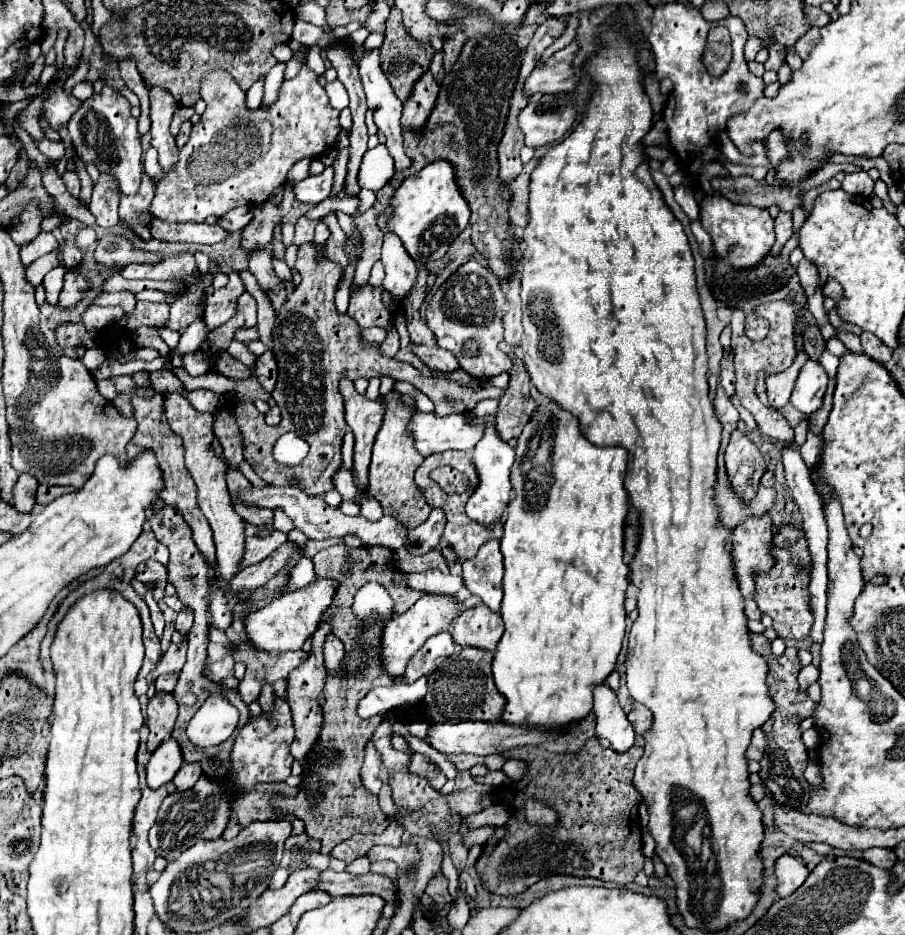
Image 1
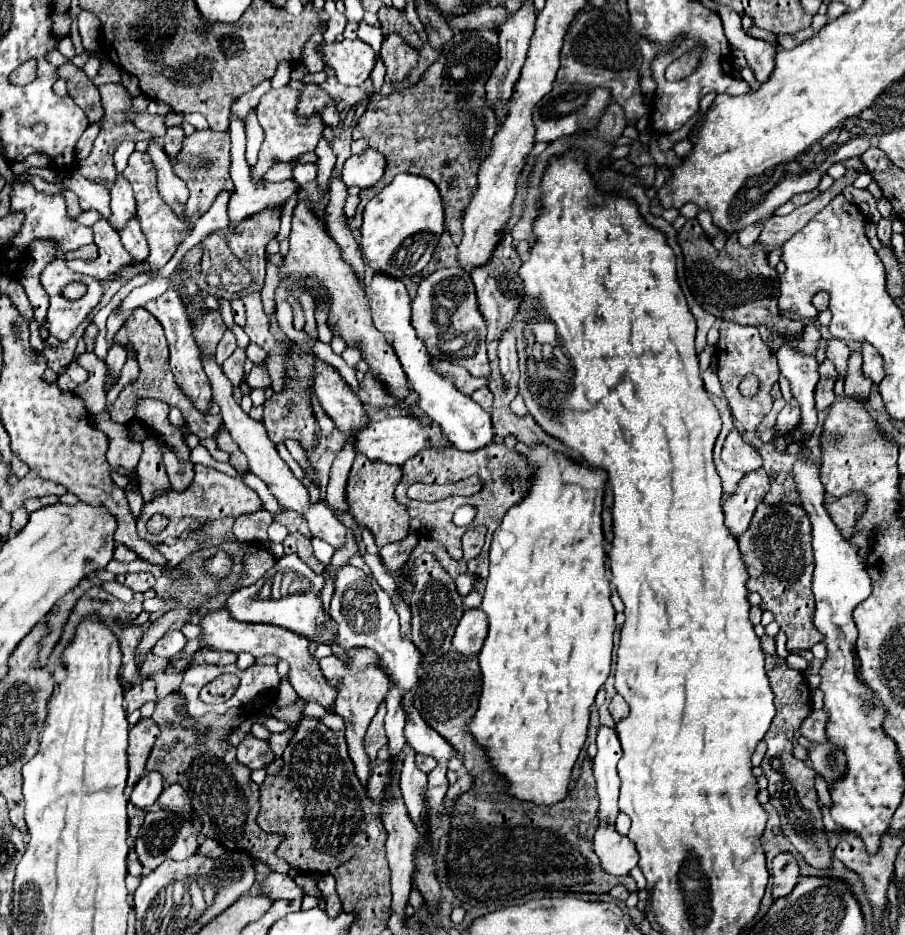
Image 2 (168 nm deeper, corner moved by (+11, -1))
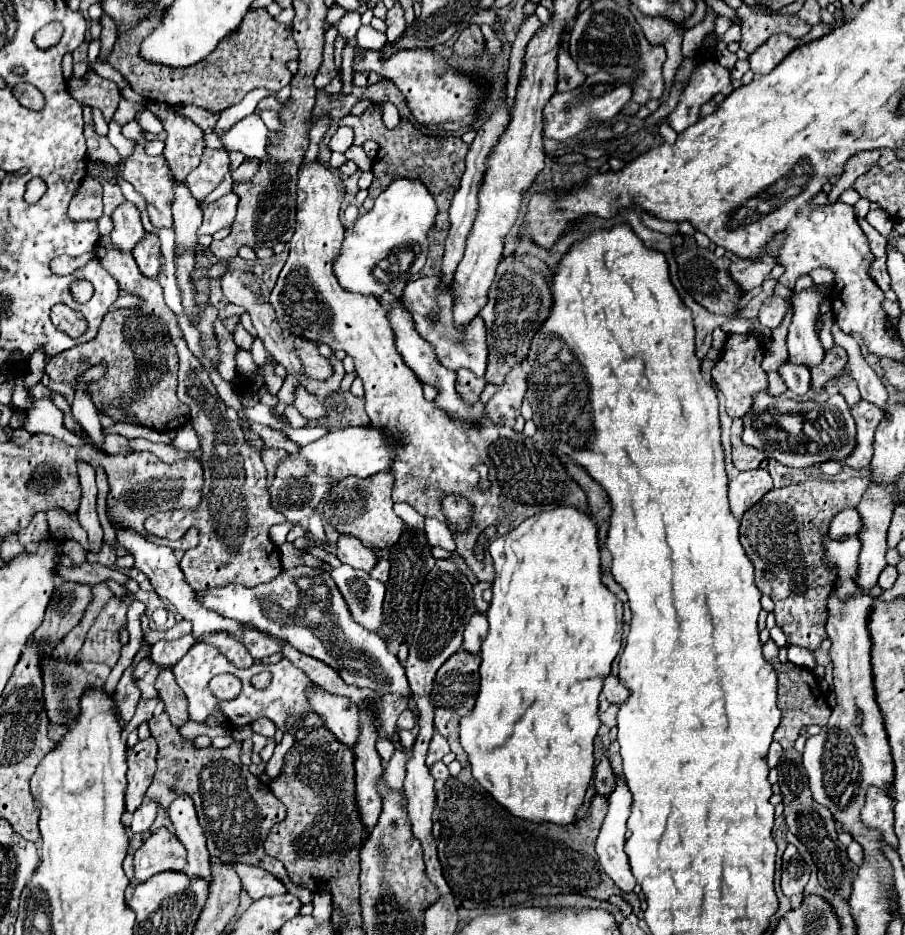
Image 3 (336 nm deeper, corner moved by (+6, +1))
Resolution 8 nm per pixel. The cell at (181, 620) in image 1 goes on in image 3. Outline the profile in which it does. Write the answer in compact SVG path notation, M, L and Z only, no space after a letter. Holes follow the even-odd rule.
M184 635L184 637L180 637L180 639L176 639L176 641L158 641L156 645L152 645L152 653L150 653L150 657L152 657L152 661L156 663L156 665L176 665L186 653L188 653L188 649L194 645L196 641L190 637L190 635Z

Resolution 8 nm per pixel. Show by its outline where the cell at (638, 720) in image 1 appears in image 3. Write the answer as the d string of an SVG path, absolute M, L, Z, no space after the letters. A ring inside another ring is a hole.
M608 675L608 677L606 677L602 693L606 695L608 703L612 703L612 705L622 705L624 699L628 699L628 695L630 695L628 689L626 689L626 687L618 681L618 677L614 677L614 675Z

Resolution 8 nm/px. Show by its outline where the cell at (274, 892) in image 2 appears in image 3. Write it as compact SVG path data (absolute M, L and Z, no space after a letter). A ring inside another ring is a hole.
M234 865L236 873L242 879L242 887L248 891L248 895L256 901L260 897L268 895L284 895L284 883L278 877L272 877L266 869L262 867L252 867L252 865Z

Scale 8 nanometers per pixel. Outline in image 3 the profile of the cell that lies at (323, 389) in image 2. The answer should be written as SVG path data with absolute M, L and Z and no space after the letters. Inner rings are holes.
M296 337L294 343L296 343L298 357L304 365L306 375L310 375L318 381L326 381L334 375L330 361L318 353L318 345L312 345L312 341L304 341L304 337Z

